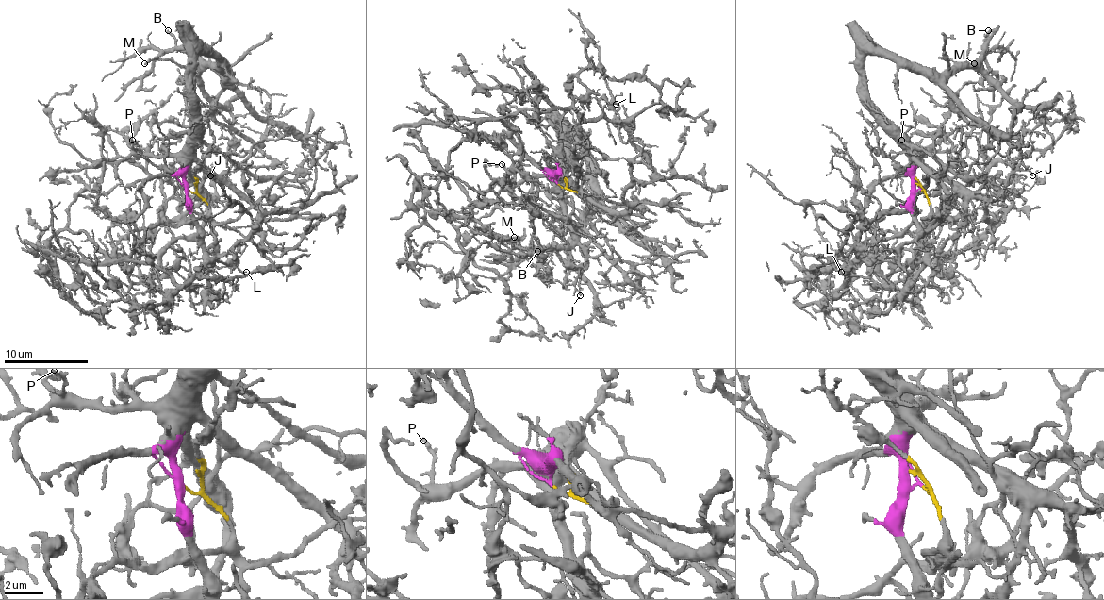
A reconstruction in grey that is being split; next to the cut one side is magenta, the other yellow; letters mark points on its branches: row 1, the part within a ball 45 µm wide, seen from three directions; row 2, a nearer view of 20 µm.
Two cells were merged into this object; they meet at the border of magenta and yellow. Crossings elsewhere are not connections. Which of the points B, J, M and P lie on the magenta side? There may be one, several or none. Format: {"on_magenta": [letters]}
{"on_magenta": ["B", "J", "M", "P"]}

